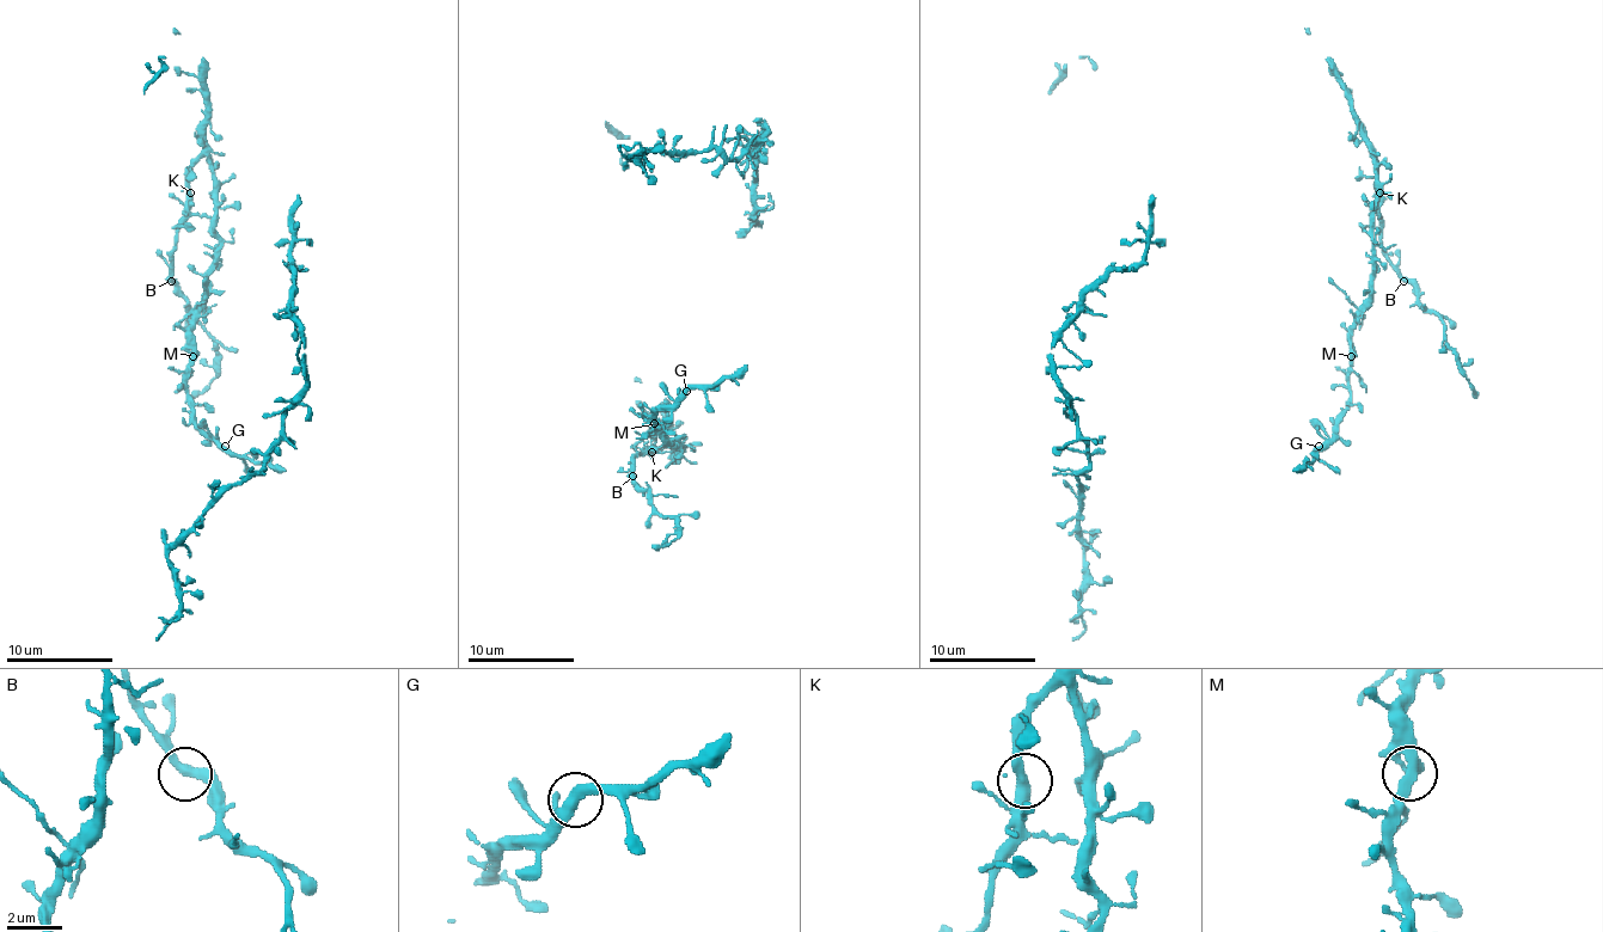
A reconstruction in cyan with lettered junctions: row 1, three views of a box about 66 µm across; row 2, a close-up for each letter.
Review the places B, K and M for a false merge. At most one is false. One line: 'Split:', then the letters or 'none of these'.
Split: none of these

